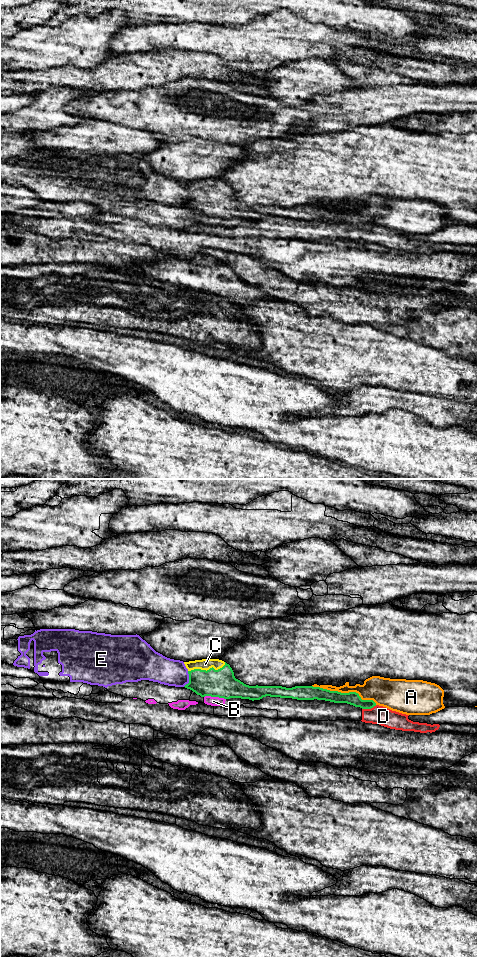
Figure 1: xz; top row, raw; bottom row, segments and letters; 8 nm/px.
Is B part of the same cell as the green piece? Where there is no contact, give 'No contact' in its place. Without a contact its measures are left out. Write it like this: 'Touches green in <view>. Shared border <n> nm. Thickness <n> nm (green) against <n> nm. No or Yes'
Touches green in xz. Shared border 180 nm. Thickness 220 nm (green) against 80 nm. No

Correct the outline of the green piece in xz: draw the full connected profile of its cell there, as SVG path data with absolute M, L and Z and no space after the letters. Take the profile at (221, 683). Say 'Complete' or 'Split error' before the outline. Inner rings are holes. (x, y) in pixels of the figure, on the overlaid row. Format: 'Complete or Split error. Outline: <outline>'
Split error. Outline: M202 659L184 662L189 674L189 683L184 687L201 697L224 699L241 698L260 700L263 697L292 698L297 700L325 700L347 703L362 709L376 706L373 700L362 700L358 693L341 693L313 686L249 686L236 679L229 664L219 659Z

